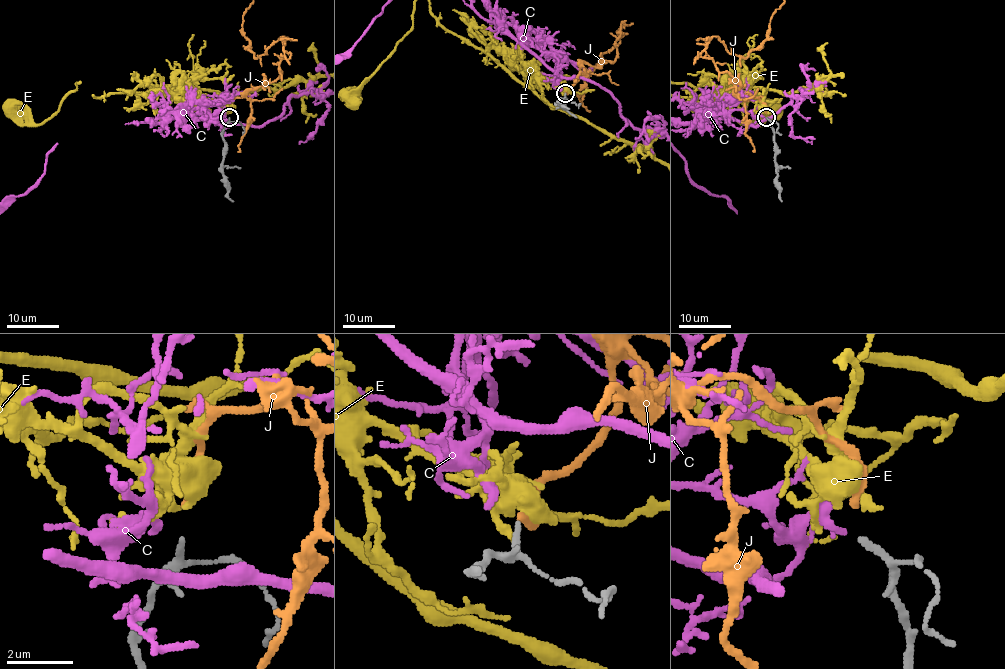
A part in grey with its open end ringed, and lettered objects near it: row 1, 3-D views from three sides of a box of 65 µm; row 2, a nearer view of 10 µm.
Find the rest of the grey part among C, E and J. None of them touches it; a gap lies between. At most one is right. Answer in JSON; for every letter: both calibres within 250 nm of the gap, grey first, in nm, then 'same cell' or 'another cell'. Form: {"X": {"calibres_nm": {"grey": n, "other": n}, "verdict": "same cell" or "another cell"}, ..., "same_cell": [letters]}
{"C": {"calibres_nm": {"grey": 190, "other": 300}, "verdict": "another cell"}, "E": {"calibres_nm": {"grey": 190, "other": 280}, "verdict": "another cell"}, "J": {"calibres_nm": {"grey": 190, "other": 200}, "verdict": "same cell"}, "same_cell": ["J"]}

